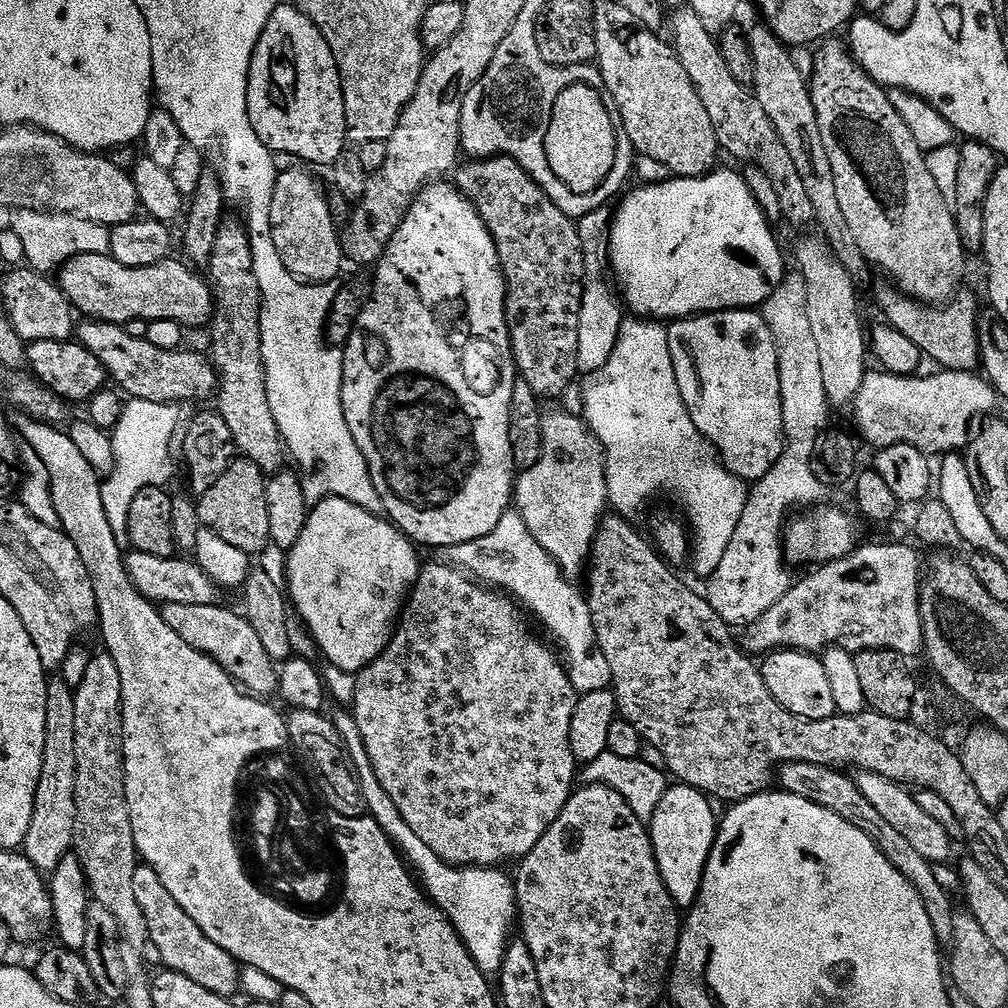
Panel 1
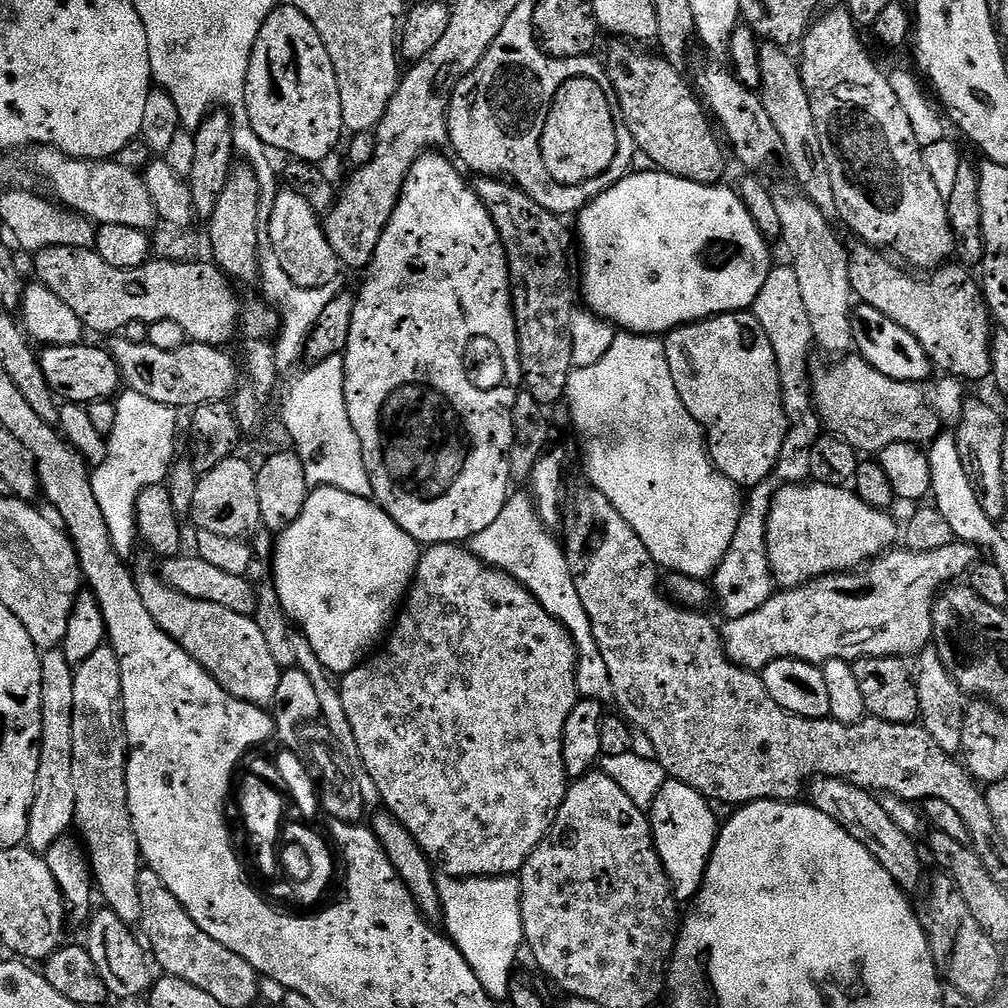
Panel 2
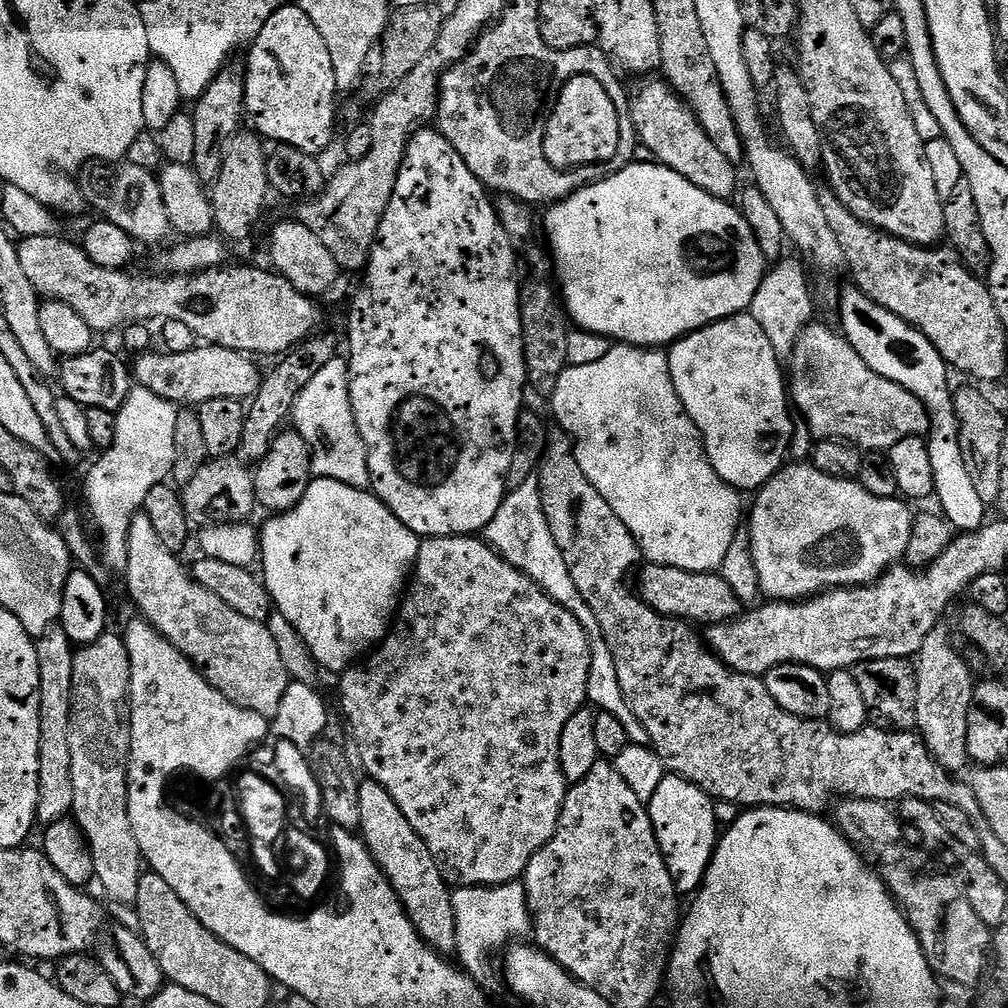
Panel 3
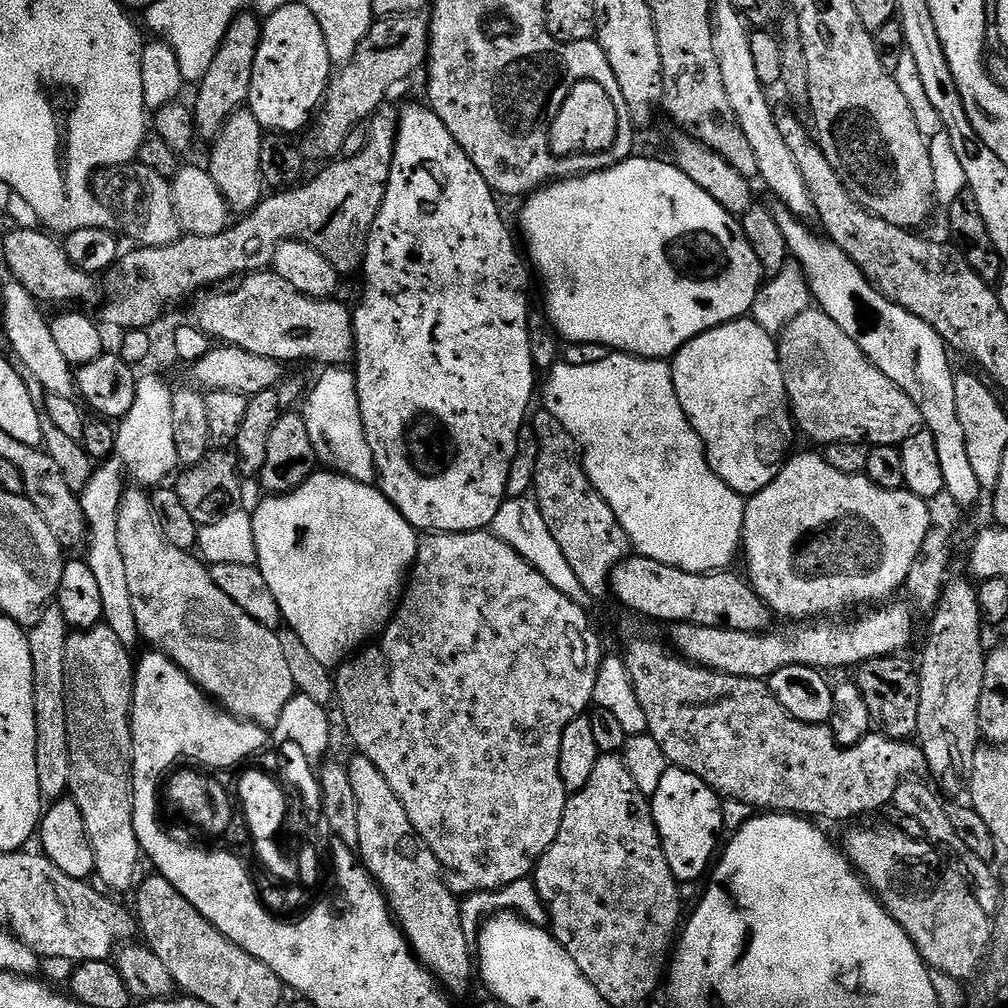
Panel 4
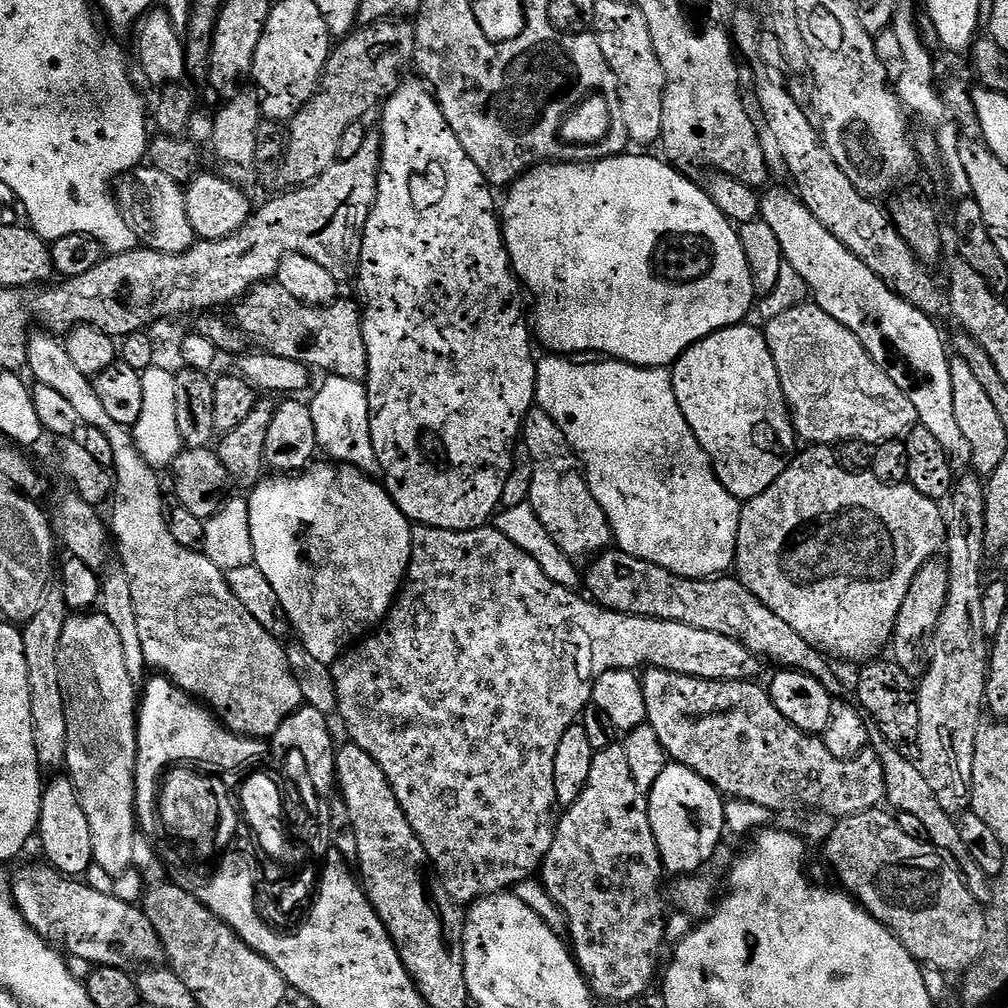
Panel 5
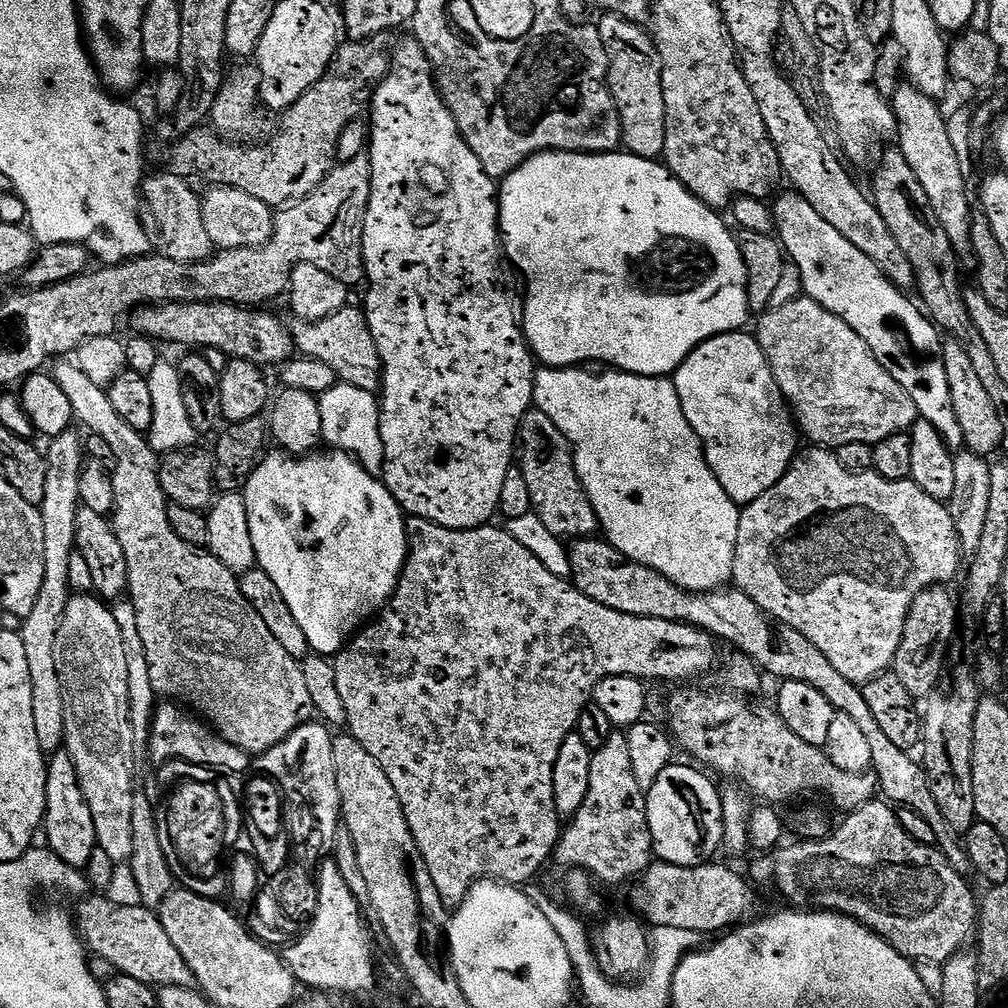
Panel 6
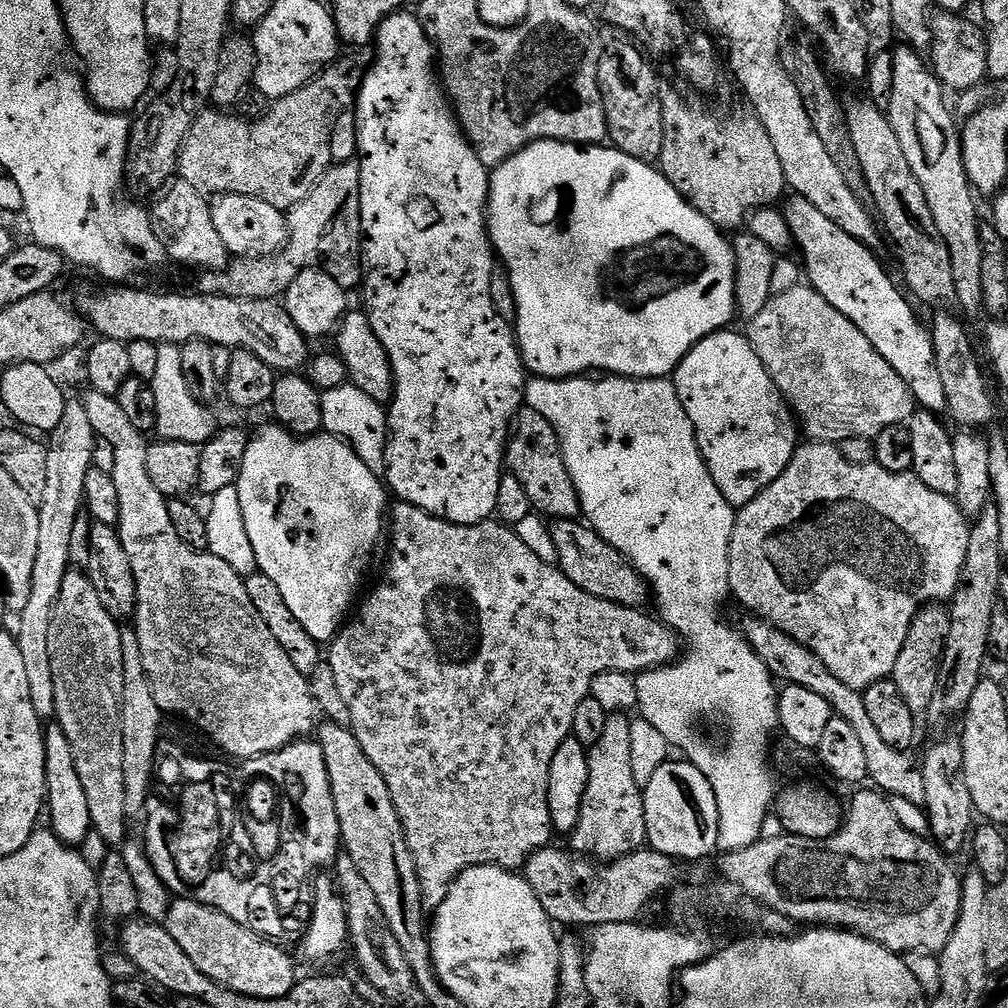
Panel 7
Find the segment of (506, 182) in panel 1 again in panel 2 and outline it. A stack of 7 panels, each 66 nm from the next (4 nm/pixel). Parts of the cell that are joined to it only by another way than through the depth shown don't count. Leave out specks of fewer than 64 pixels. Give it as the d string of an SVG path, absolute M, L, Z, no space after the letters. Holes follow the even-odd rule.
M481 176L474 184L476 193L480 195L480 201L486 206L486 210L490 214L490 218L494 222L494 226L500 235L502 246L506 250L506 258L508 259L508 273L512 275L512 309L516 311L516 329L518 330L518 346L520 347L520 365L522 366L522 374L524 375L523 387L533 396L538 398L538 402L545 406L551 406L565 399L568 390L568 379L572 373L573 365L571 360L571 316L578 309L578 297L582 292L582 280L578 275L578 260L572 257L572 244L574 248L574 236L568 233L568 228L561 217L556 216L550 210L542 210L542 206L538 206L538 202L534 202L534 198L530 198L530 194L526 194L521 188L515 184L495 176Z

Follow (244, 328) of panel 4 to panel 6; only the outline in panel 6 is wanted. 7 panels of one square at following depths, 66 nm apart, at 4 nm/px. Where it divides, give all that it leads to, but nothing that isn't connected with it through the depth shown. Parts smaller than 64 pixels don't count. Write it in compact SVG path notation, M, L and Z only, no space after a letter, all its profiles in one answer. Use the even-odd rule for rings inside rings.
M359 307L343 308L321 320L296 322L296 325L293 323L290 331L295 351L301 356L326 362L326 366L334 370L339 383L358 386L358 390L379 393L382 373L378 346L374 342L374 334L370 334L368 318Z

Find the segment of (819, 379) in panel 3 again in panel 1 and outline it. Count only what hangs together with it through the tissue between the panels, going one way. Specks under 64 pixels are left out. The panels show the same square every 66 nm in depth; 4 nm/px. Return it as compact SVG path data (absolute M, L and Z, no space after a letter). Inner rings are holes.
M883 370L869 371L850 405L852 420L860 431L859 439L868 444L876 444L877 449L895 444L909 444L929 458L940 458L945 454L956 454L967 445L974 425L981 418L987 418L997 411L996 389L983 375L976 372L949 372L936 370L933 376L896 376Z

